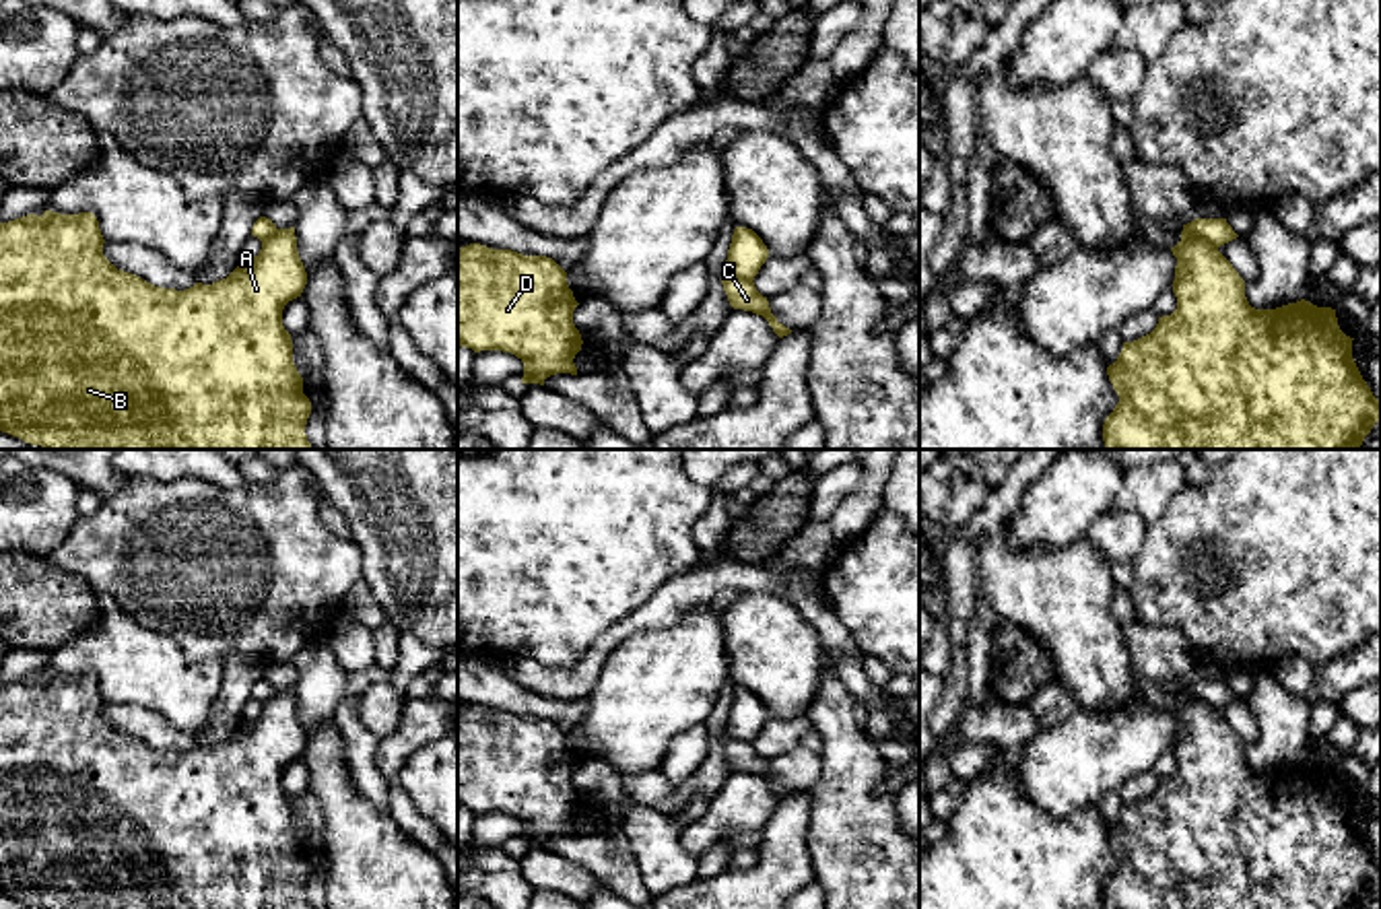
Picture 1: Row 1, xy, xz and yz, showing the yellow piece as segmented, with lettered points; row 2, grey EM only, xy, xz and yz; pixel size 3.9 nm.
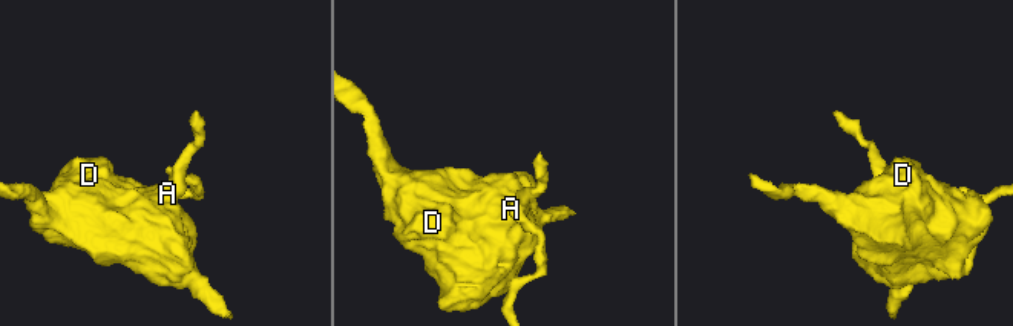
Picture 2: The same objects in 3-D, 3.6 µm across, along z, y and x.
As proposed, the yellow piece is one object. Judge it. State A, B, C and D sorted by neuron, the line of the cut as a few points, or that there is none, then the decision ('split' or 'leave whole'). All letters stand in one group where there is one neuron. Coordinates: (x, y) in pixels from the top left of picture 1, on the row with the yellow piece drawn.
A B D / C | yz (1184, 227), (1217, 248) | split

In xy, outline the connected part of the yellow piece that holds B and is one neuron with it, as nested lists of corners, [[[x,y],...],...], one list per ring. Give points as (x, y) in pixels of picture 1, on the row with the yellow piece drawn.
[[[45,210],[41,216],[27,214],[8,223],[0,223],[0,431],[23,439],[31,445],[41,445],[47,449],[313,449],[305,435],[305,425],[311,414],[311,402],[303,394],[303,377],[293,363],[293,340],[282,326],[282,309],[289,301],[301,297],[307,284],[307,272],[297,251],[295,227],[278,229],[270,239],[262,241],[262,249],[254,258],[245,258],[227,278],[212,284],[196,282],[186,291],[163,289],[142,280],[136,274],[117,270],[103,256],[103,235],[99,221],[93,212],[60,214]]]

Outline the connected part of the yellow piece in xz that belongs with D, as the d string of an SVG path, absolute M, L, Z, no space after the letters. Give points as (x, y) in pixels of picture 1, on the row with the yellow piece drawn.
M480 243L458 247L458 346L515 355L524 363L521 383L577 375L577 305L552 258Z

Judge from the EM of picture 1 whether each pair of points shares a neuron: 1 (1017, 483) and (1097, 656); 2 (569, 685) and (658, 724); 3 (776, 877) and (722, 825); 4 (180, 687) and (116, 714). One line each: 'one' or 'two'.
1: two
2: two
3: one
4: two

